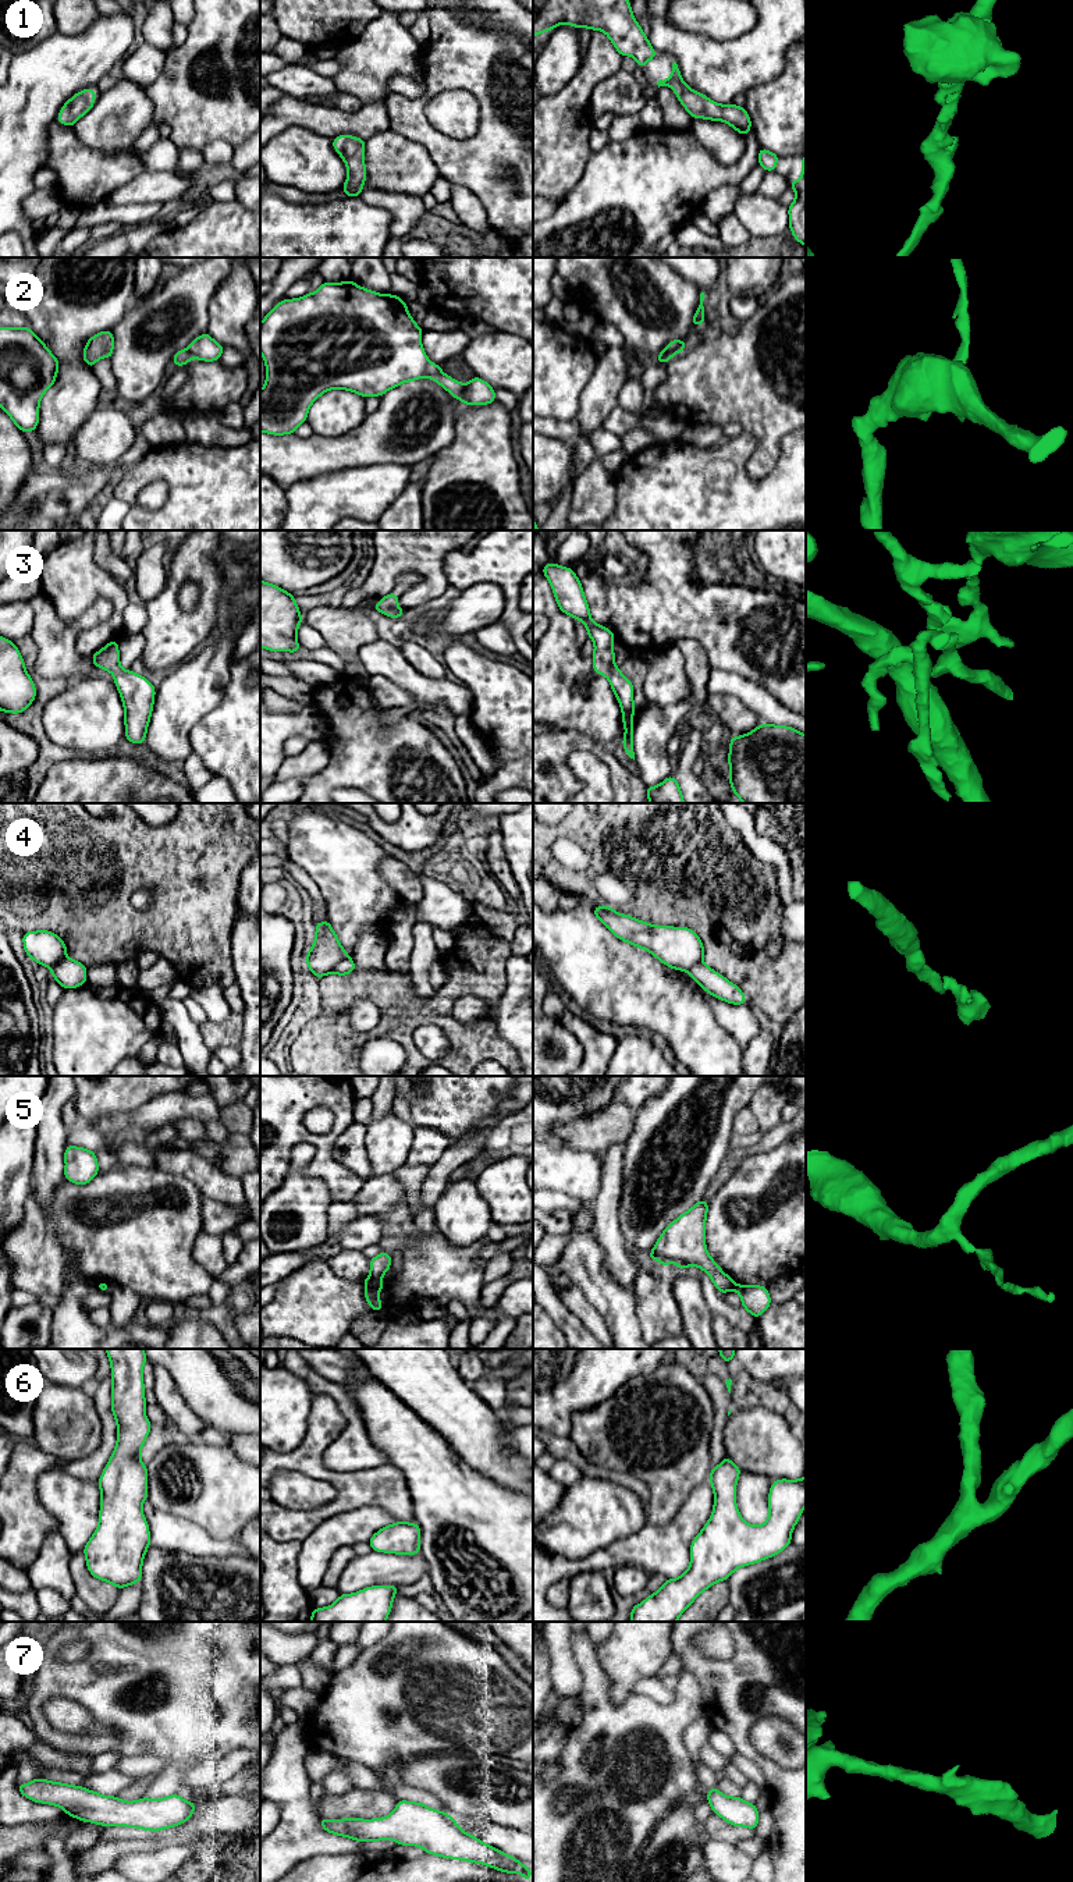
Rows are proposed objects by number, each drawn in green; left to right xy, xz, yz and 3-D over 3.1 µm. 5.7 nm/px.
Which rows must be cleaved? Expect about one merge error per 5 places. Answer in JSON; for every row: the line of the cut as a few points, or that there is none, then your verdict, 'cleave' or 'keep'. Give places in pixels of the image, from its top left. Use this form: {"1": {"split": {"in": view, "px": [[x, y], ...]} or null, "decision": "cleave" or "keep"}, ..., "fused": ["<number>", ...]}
{"1": {"split": null, "decision": "keep"}, "2": {"split": {"in": "xz", "px": [[465, 386], [459, 398]]}, "decision": "cleave"}, "3": {"split": null, "decision": "keep"}, "4": {"split": {"in": "xz", "px": [[350, 958], [340, 962], [330, 972]]}, "decision": "cleave"}, "5": {"split": {"in": "xz", "px": [[369, 1275], [380, 1279]]}, "decision": "cleave"}, "6": {"split": null, "decision": "keep"}, "7": {"split": null, "decision": "keep"}, "fused": ["2", "4", "5"]}

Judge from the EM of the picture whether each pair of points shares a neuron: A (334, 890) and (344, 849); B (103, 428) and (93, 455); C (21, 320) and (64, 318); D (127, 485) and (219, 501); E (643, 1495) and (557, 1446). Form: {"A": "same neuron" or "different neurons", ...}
{"A": "same neuron", "B": "same neuron", "C": "different neurons", "D": "same neuron", "E": "same neuron"}

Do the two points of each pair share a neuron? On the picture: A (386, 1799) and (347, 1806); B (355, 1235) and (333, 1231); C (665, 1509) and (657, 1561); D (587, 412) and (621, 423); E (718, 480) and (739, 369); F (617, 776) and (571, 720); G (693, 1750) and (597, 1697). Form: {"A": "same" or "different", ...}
{"A": "same", "B": "different", "C": "different", "D": "different", "E": "different", "F": "different", "G": "different"}

